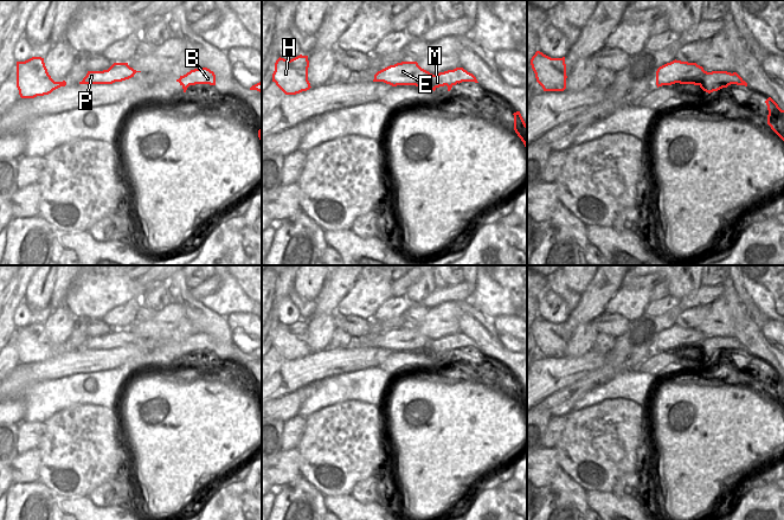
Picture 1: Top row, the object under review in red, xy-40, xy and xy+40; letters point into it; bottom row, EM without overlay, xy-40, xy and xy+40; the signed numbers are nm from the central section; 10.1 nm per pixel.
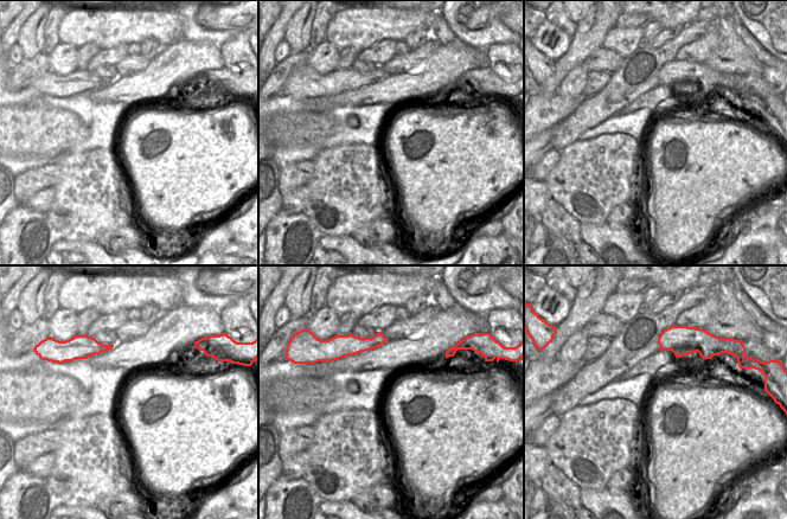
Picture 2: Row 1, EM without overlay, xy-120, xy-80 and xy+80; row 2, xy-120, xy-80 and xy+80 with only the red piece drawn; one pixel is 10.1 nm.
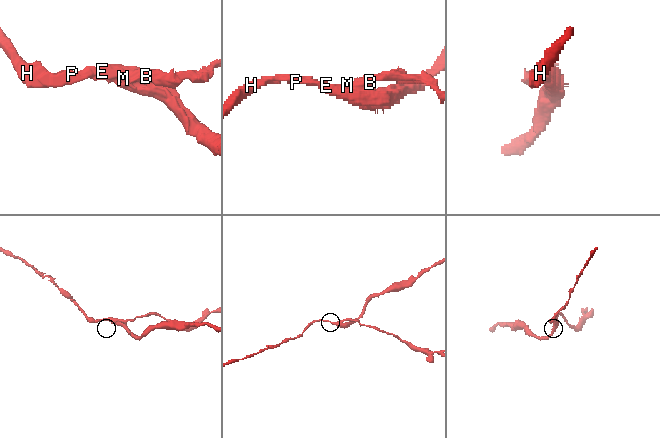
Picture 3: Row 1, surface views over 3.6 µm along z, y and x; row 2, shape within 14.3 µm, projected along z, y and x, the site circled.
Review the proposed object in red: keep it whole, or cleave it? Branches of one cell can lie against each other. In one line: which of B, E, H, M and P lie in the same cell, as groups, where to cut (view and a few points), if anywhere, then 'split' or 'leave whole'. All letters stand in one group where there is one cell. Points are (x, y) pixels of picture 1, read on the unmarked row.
B / E H M P; cut in xy+40 along (730, 338), (725, 341), (724, 350); split

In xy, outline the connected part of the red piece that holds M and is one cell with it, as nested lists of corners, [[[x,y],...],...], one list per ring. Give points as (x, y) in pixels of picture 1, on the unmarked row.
[[[401,327],[394,330],[390,330],[374,340],[373,347],[384,347],[392,352],[397,351],[429,351],[431,355],[436,355],[439,352],[448,352],[448,357],[451,355],[461,340],[465,340],[463,333],[456,333],[432,340],[429,336],[422,334],[417,327]]]

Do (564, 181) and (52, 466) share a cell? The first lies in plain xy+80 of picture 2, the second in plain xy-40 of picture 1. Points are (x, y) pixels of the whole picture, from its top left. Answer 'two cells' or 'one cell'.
two cells

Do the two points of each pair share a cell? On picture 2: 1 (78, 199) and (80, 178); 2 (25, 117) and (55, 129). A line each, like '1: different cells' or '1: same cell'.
1: same cell
2: same cell

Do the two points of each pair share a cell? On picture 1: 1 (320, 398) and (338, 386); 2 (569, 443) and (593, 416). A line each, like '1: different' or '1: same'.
1: different
2: different

